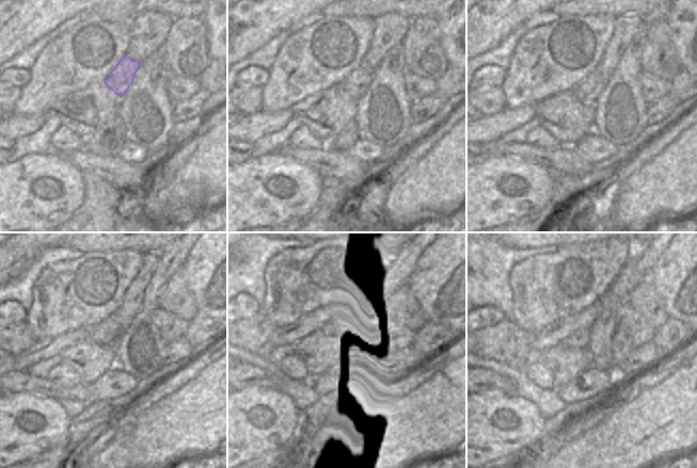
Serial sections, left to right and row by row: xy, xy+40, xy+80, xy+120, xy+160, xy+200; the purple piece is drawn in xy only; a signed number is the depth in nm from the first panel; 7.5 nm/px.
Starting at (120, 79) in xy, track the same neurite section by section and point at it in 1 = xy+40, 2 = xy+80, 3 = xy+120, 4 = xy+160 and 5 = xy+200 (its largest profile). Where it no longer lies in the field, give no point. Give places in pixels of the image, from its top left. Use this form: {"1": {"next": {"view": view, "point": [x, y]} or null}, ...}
{"1": {"next": {"view": "xy+40", "point": [355, 84]}}, "2": {"next": {"view": "xy+80", "point": [587, 91]}}, "3": {"next": {"view": "xy+120", "point": [108, 332]}}, "4": {"next": {"view": "xy+160", "point": [302, 337]}}, "5": {"next": {"view": "xy+200", "point": [579, 339]}}}

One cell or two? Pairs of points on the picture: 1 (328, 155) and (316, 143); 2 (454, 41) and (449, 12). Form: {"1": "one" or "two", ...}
{"1": "two", "2": "one"}

